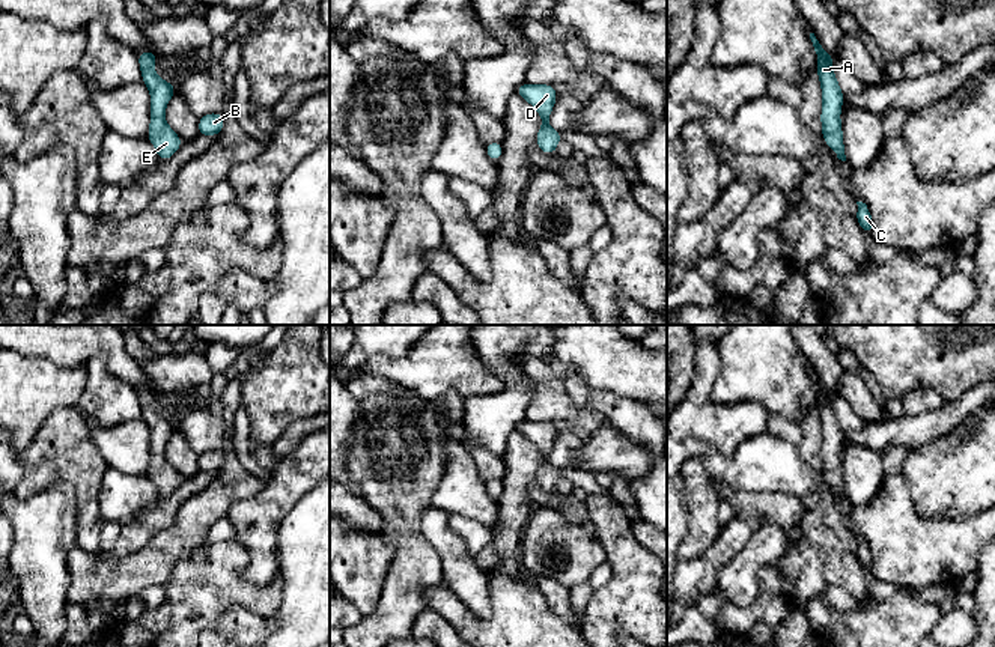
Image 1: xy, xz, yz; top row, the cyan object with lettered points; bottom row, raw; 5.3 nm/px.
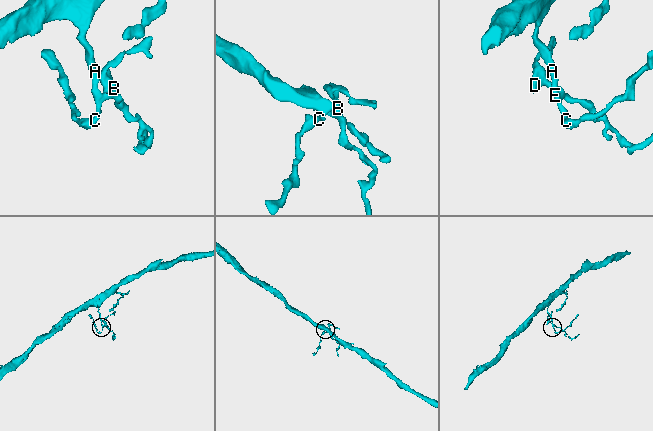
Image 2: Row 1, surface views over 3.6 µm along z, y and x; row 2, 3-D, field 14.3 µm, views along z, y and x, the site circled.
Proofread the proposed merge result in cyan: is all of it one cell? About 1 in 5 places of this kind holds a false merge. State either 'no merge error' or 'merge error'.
no merge error

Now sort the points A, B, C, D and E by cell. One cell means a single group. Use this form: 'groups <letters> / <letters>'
groups A B C D E

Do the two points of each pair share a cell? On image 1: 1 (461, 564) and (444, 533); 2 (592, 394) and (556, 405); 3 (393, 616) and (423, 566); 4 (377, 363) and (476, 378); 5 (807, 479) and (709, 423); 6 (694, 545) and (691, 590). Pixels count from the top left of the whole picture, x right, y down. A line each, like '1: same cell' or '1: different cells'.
1: same cell
2: different cells
3: same cell
4: same cell
5: different cells
6: different cells

